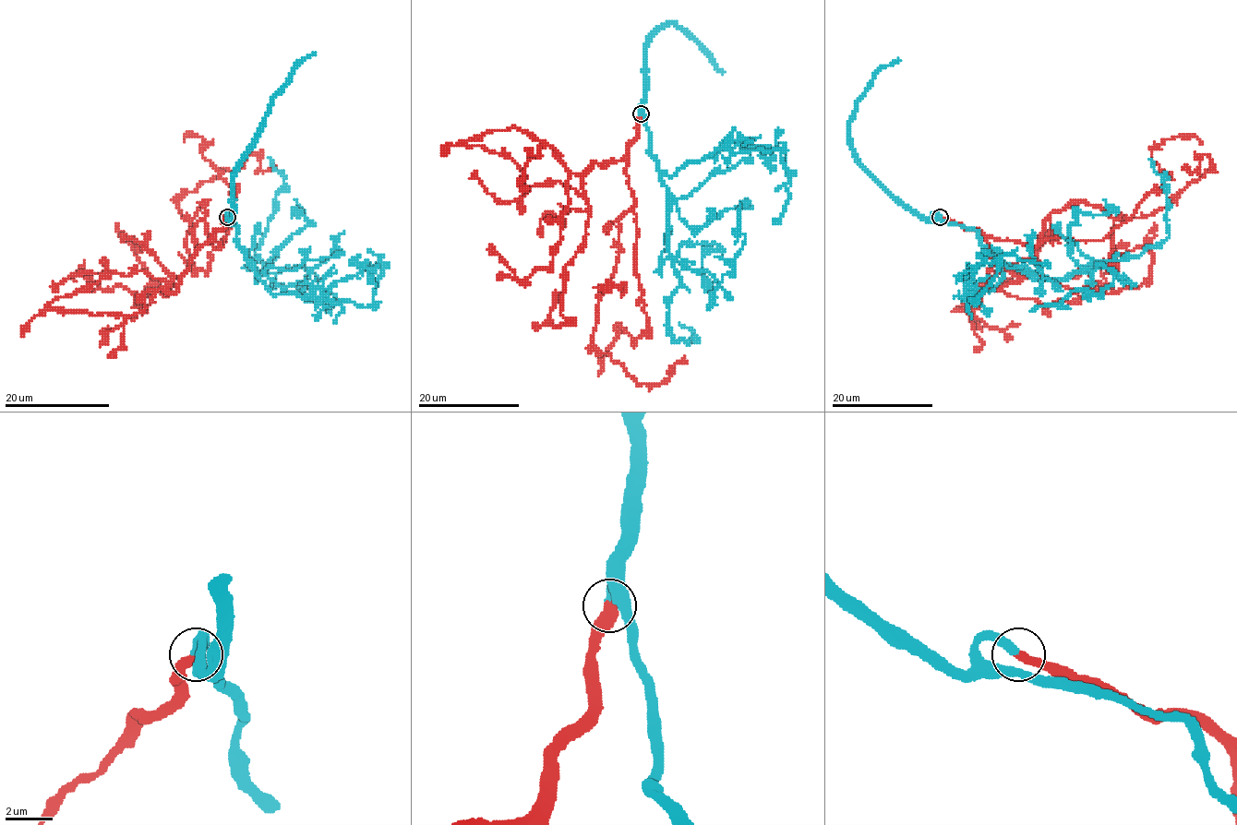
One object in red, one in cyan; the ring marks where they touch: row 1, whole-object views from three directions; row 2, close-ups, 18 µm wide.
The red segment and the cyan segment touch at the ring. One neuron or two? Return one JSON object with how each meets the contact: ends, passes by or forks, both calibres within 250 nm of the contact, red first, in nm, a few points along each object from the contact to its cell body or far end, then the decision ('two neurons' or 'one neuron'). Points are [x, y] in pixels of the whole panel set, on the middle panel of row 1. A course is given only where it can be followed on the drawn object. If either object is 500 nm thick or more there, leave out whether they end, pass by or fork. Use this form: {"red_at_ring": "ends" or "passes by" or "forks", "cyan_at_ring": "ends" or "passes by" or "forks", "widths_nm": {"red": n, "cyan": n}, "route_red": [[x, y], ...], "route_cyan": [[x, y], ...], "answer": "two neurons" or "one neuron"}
{"red_at_ring": "ends", "cyan_at_ring": "ends", "widths_nm": {"red": 440, "cyan": 420}, "route_red": [[641, 114], [627, 160], [633, 207], [618, 221], [593, 346], [649, 385], [685, 354]], "route_cyan": [[641, 114], [641, 105], [668, 197], [668, 247], [679, 279], [667, 332], [675, 342], [695, 337], [678, 323]], "answer": "one neuron"}

